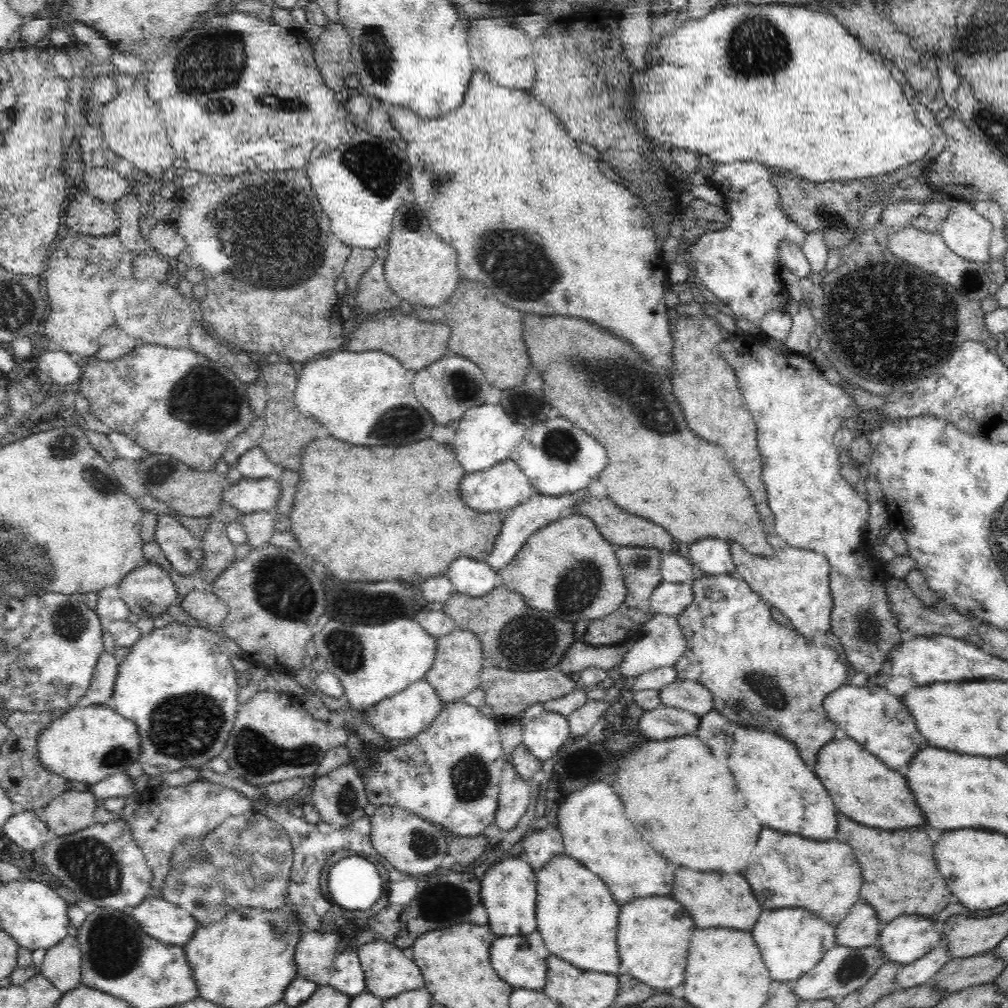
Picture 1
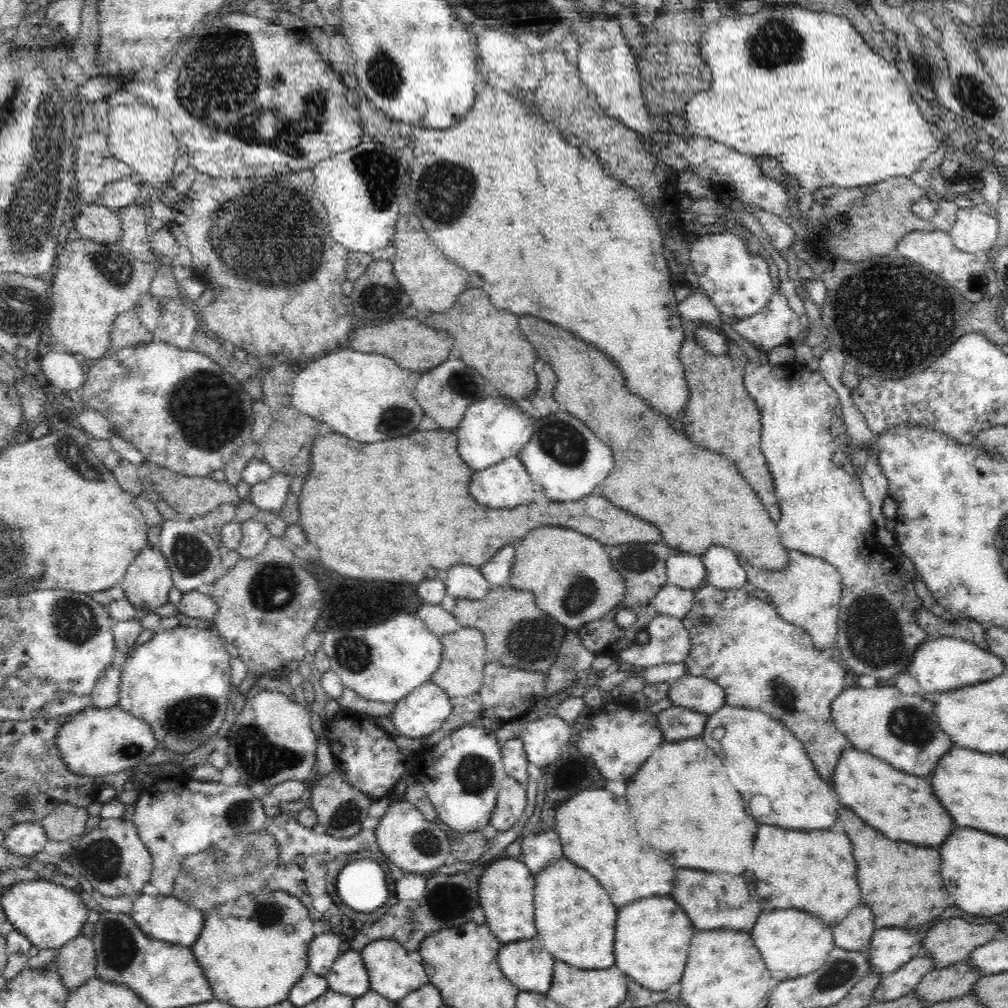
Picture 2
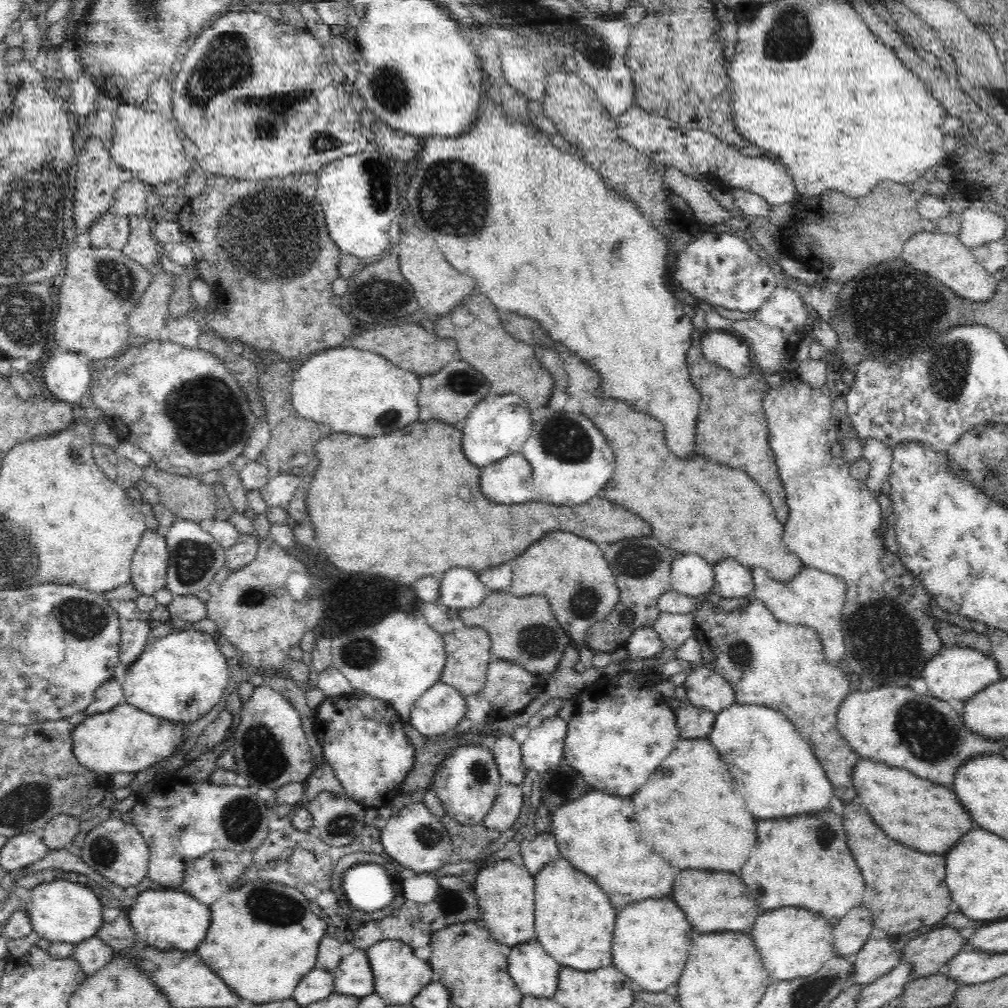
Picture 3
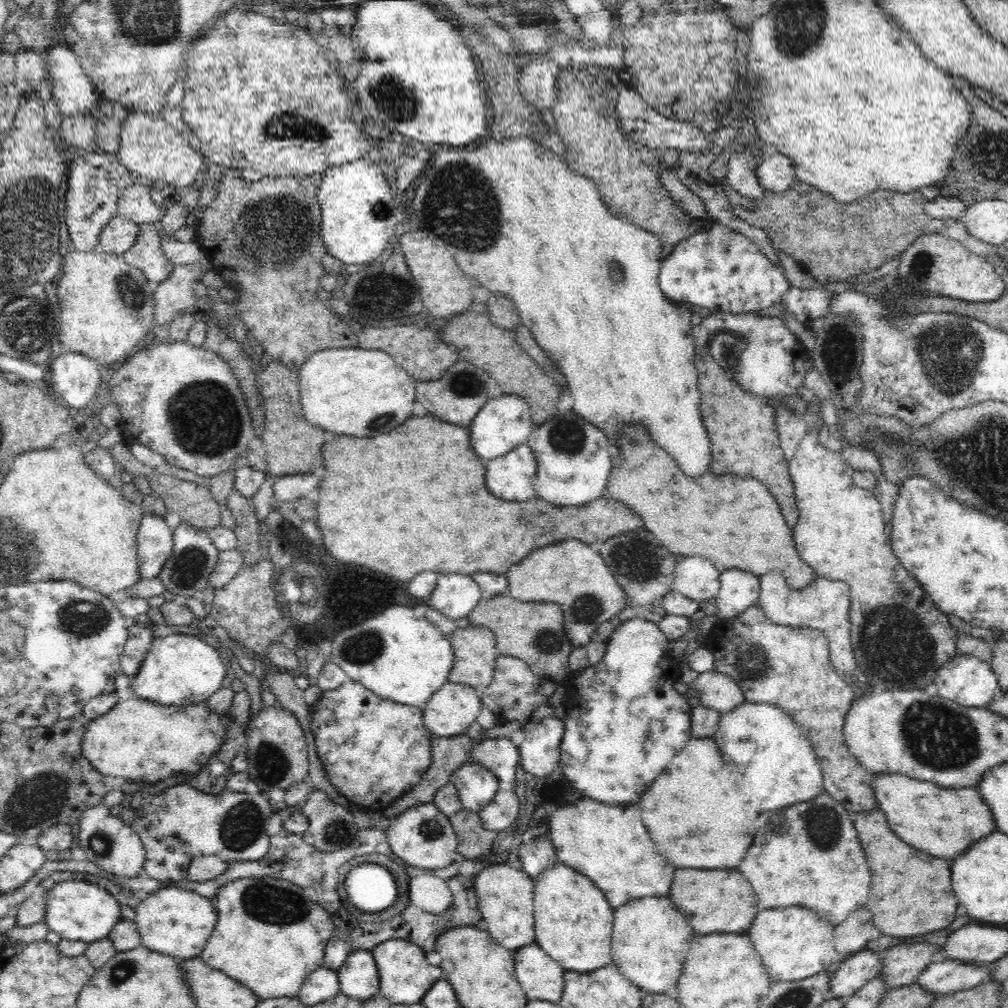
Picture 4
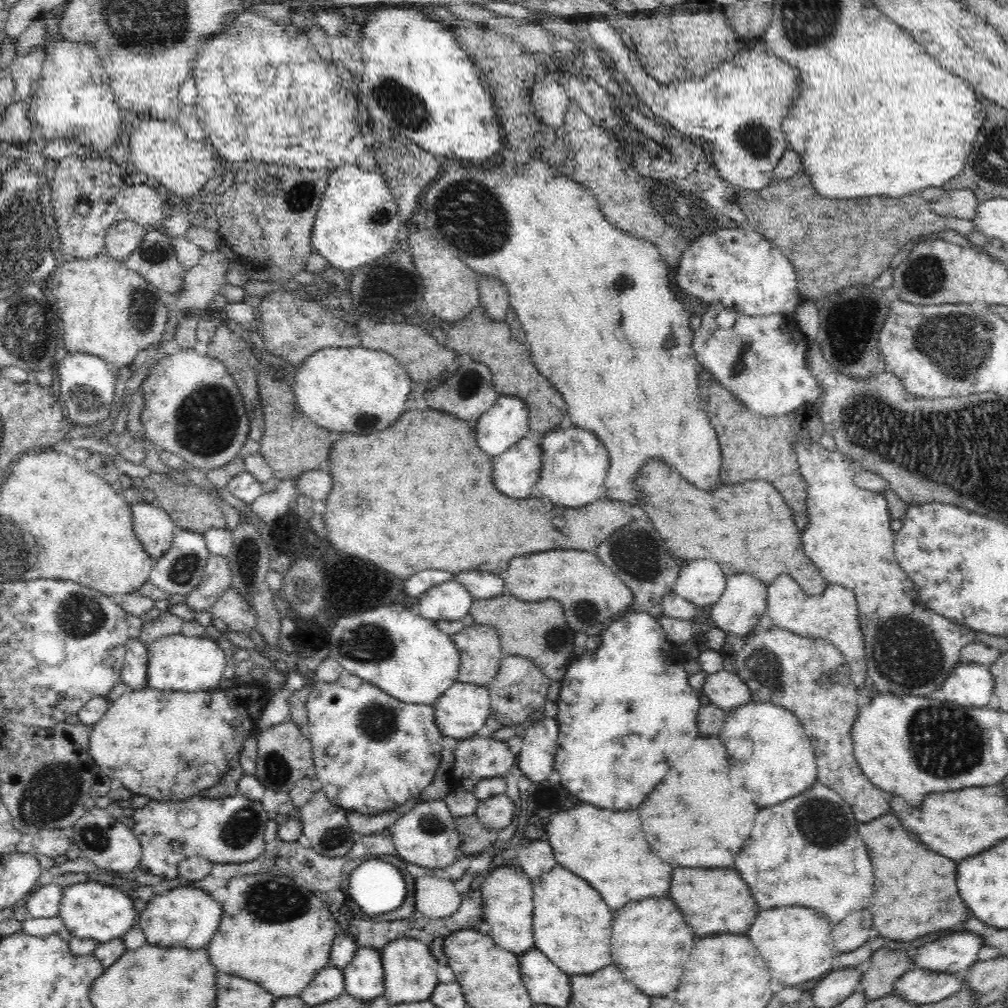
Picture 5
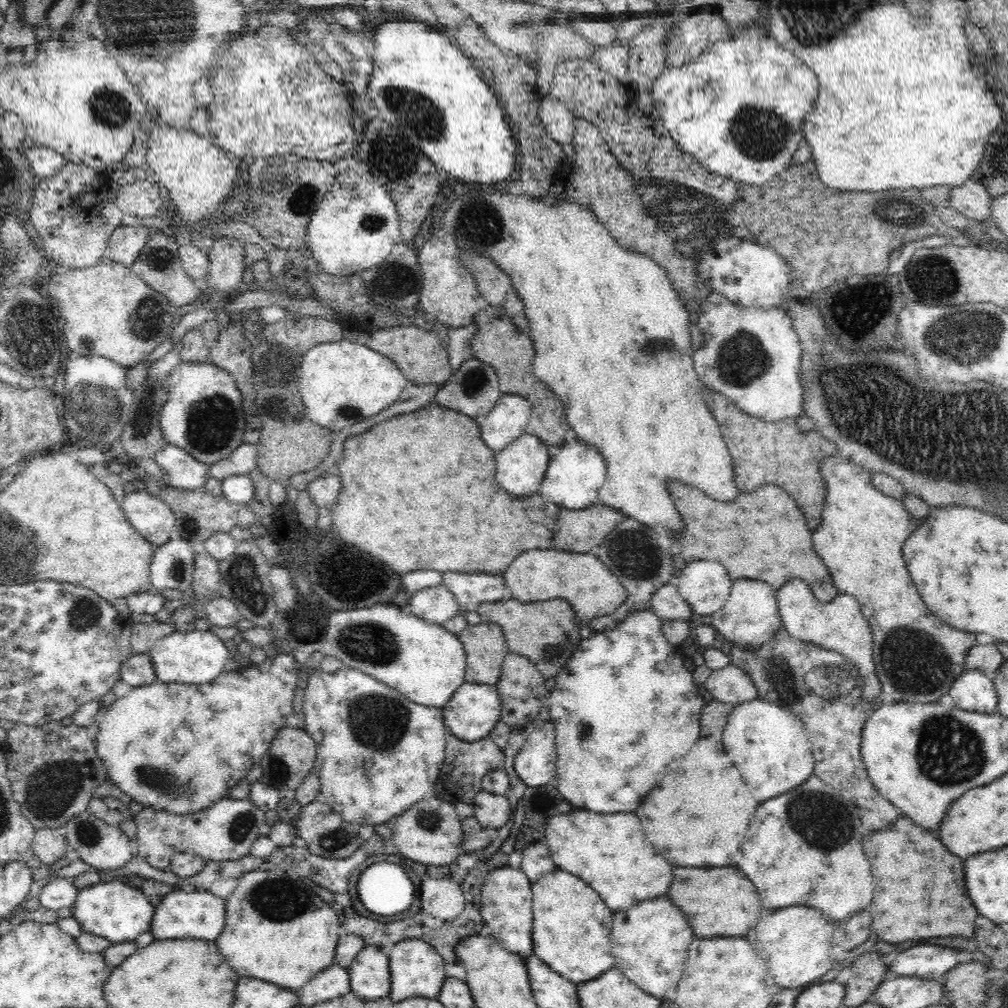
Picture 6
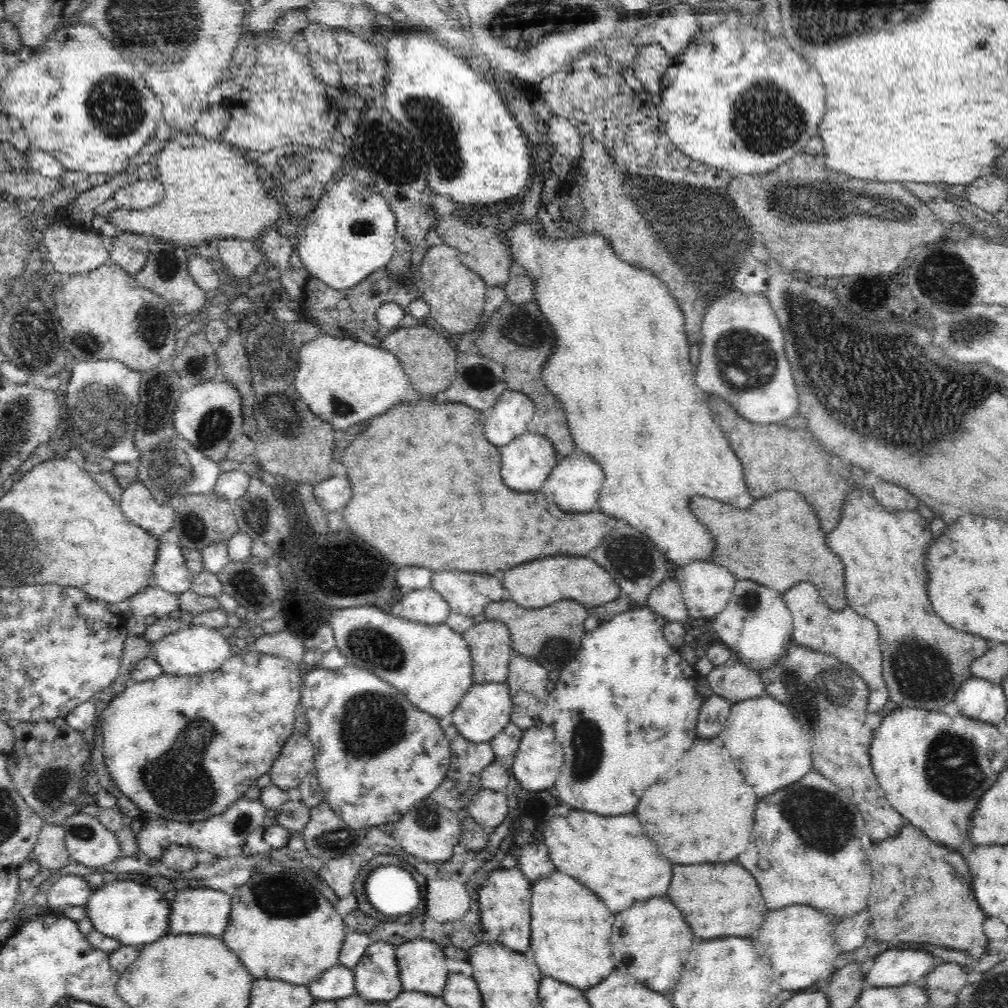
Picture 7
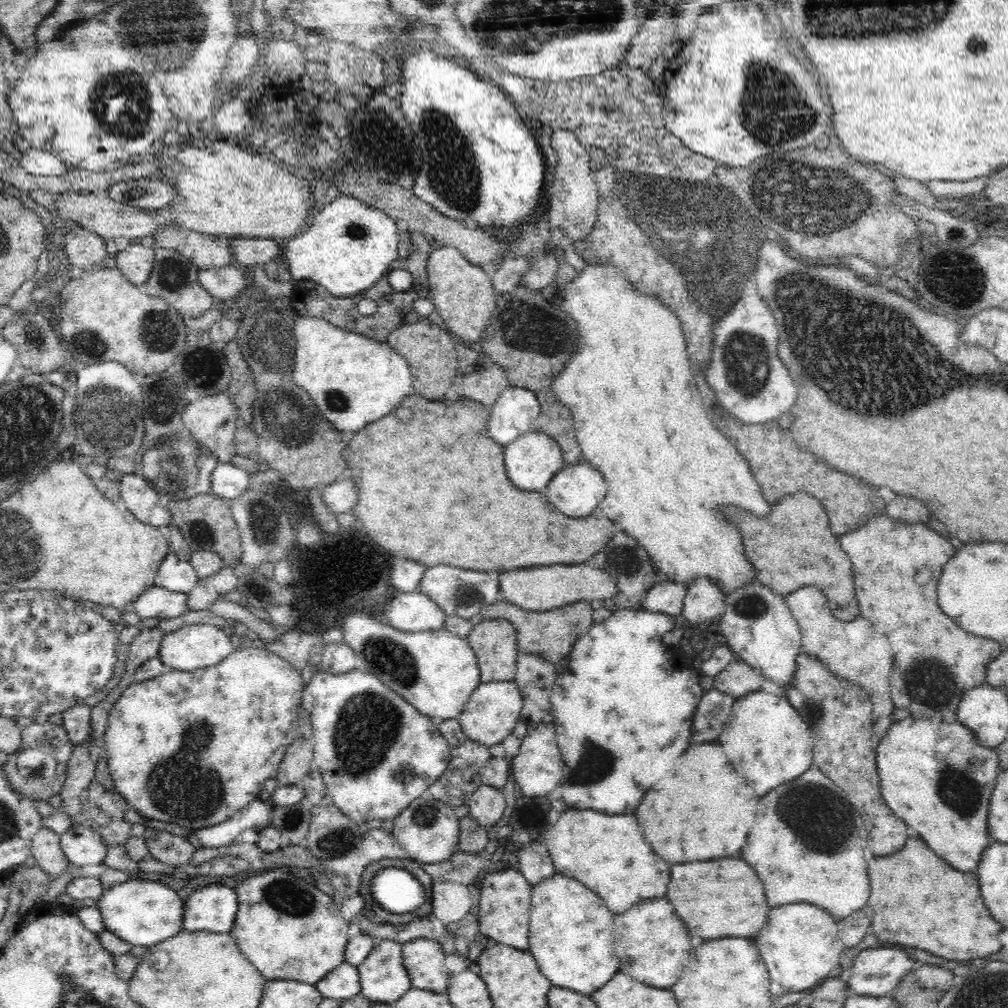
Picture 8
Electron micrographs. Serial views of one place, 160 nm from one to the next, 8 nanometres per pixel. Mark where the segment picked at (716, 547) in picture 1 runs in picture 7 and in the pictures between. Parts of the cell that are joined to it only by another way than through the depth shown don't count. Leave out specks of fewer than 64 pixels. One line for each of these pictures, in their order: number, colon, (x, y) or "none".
2: (723, 571)
3: (731, 580)
4: (739, 589)
5: (744, 601)
6: (750, 616)
7: (756, 624)

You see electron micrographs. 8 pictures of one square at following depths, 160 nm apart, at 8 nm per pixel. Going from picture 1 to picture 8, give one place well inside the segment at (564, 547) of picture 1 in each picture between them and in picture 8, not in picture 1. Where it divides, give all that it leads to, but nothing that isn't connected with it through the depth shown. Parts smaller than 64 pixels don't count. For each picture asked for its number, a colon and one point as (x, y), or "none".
2: (571, 576)
3: (571, 572)
4: (570, 574)
5: (590, 593)
6: (592, 590)
7: (533, 585)
8: (541, 588)

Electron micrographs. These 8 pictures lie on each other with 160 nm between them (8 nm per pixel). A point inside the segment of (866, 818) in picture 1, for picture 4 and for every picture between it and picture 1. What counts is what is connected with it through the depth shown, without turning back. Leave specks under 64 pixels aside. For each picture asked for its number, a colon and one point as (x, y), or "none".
2: (902, 806)
3: (918, 813)
4: (943, 823)

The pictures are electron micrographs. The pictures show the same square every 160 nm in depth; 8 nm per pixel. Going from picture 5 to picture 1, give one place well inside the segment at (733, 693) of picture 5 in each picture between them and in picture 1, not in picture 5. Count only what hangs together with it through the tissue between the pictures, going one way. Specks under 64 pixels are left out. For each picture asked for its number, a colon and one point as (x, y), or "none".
1: (686, 695)
2: (697, 693)
3: (705, 689)
4: (717, 691)

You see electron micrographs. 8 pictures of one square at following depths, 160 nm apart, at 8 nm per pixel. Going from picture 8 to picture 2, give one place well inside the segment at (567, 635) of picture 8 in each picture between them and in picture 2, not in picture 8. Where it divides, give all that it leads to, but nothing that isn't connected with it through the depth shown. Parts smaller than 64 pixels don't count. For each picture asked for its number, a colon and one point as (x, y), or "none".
2: (517, 633)
3: (523, 629)
4: (533, 631)
5: (536, 630)
6: (547, 632)
7: (551, 635)

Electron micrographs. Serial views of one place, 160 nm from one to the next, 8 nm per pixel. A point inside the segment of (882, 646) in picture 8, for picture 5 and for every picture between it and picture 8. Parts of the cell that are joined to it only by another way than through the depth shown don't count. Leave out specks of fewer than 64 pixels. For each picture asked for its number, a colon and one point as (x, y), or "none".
5: (834, 616)
6: (840, 626)
7: (852, 639)

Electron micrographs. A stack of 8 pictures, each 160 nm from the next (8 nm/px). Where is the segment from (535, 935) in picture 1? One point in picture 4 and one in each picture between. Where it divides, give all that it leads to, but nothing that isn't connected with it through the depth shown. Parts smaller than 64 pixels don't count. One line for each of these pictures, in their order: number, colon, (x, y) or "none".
2: (526, 964)
3: (534, 972)
4: (541, 978)

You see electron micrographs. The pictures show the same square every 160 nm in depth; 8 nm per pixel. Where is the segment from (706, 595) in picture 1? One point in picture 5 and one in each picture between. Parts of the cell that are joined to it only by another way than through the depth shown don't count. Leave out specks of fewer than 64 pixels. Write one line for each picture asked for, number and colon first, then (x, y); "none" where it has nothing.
2: (761, 661)
3: (771, 663)
4: (785, 666)
5: (808, 676)

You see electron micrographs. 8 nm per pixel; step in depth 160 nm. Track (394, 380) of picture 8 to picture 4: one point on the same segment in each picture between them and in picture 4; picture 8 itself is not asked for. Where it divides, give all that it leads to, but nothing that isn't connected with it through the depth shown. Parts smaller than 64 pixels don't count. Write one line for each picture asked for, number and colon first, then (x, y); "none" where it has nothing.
4: (346, 391)
5: (350, 389)
6: (342, 383)
7: (345, 382)

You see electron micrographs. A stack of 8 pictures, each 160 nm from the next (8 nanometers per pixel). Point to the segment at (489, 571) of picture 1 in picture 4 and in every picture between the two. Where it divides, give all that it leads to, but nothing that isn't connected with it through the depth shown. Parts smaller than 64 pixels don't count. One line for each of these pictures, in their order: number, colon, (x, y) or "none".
2: (464, 582)
3: (460, 588)
4: (456, 595)

